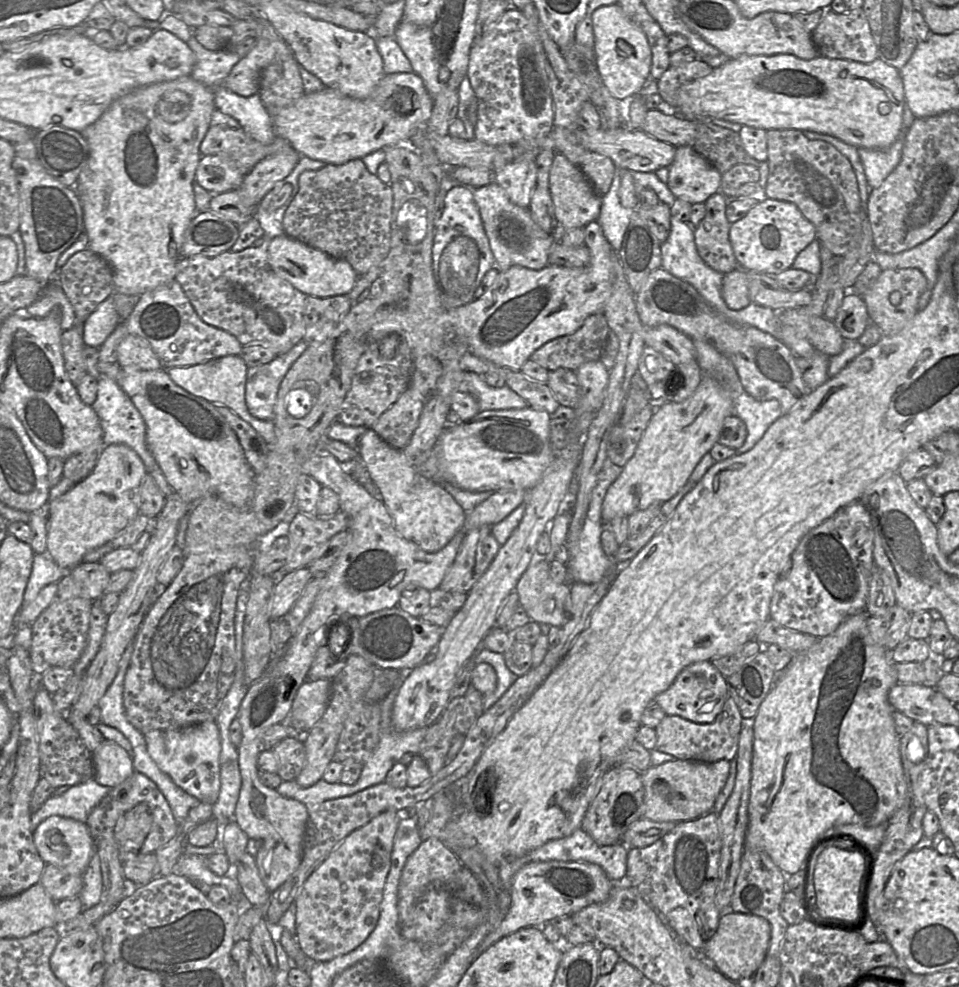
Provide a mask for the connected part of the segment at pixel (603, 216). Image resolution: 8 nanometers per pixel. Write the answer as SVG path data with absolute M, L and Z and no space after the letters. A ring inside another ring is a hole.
M621 171L613 177L611 186L602 198L601 212L597 219L603 233L614 250L619 250L634 208L624 207L619 198Z

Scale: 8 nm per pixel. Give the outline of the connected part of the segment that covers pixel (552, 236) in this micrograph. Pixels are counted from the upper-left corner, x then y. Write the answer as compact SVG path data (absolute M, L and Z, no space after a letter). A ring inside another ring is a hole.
M494 180L472 189L496 267L500 270L507 270L514 265L533 270L546 267L551 248L556 242L560 242L566 229L559 225L554 233L542 230L532 219L529 208L514 204L505 190Z

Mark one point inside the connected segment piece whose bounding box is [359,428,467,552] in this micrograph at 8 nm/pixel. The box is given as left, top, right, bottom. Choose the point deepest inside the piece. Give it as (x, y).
(423, 512)

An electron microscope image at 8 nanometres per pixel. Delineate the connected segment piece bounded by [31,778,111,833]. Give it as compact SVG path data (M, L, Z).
M93 778L68 788L59 796L51 796L41 808L31 813L31 829L50 816L72 818L86 823L88 816L111 788L98 784Z

